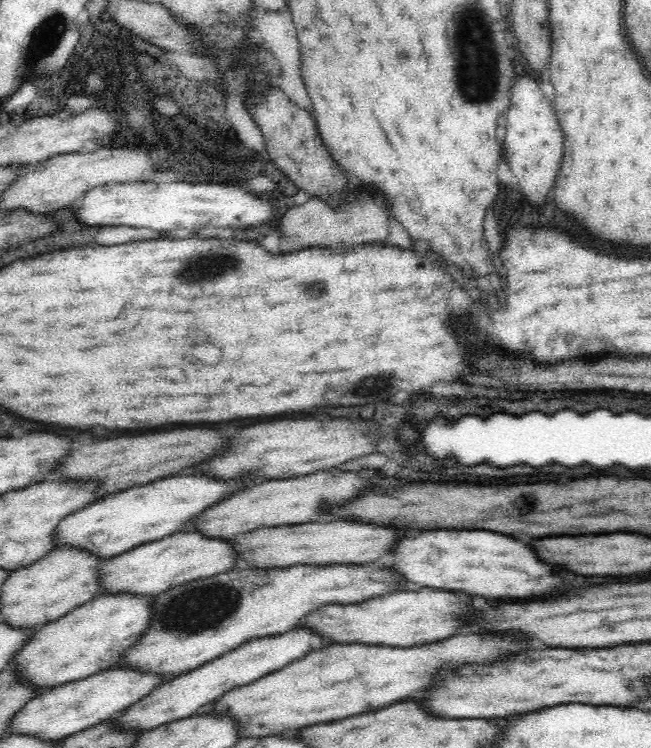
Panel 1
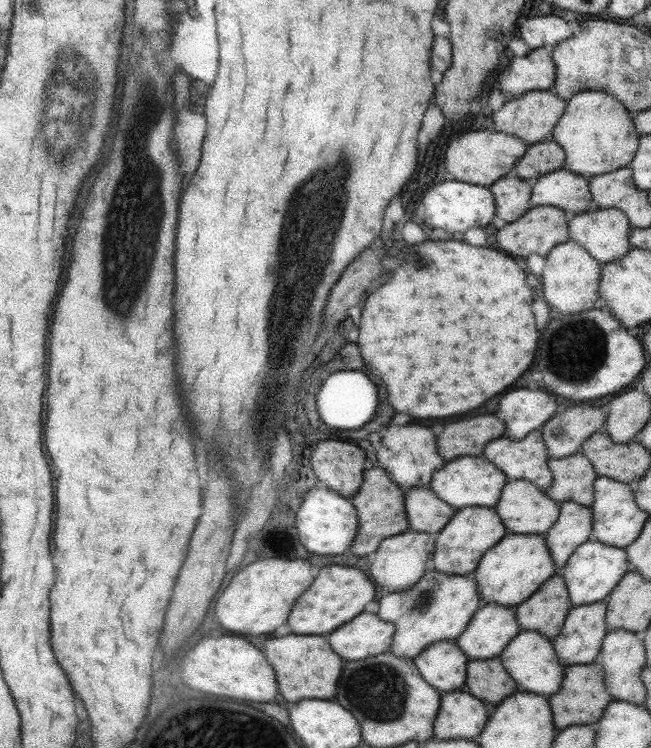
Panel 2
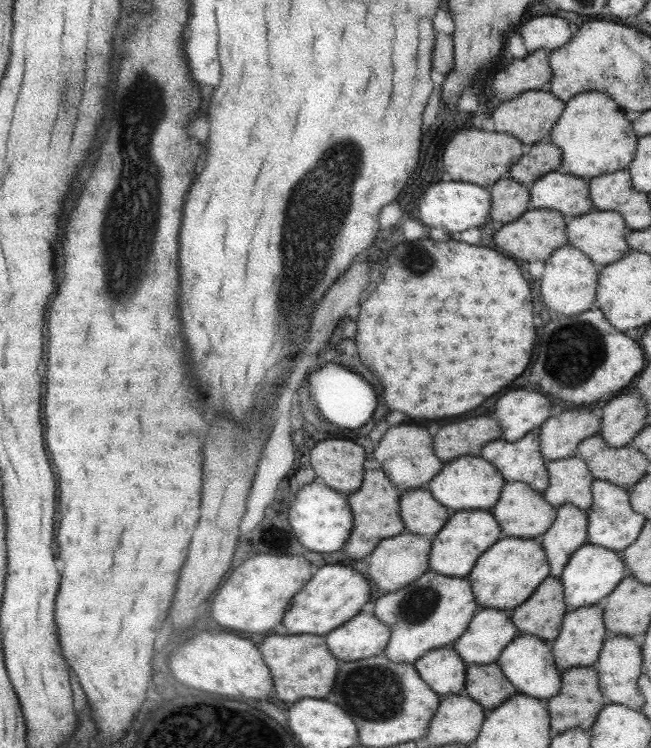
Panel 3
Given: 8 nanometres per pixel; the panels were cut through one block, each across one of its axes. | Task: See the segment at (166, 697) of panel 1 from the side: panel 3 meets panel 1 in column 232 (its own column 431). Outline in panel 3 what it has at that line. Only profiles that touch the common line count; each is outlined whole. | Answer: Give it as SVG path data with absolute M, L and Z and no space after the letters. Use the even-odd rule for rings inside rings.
M452 645L440 646L425 652L412 665L419 678L439 696L465 695L465 669L467 665Z

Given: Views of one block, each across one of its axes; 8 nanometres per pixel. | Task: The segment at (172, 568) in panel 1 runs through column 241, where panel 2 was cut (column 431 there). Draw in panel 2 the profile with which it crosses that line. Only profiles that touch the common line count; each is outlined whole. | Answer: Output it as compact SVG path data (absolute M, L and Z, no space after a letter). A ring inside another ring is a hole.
M465 506L456 509L451 519L437 533L430 567L444 574L471 576L480 557L485 551L490 550L506 532L505 526L499 520L493 507Z

